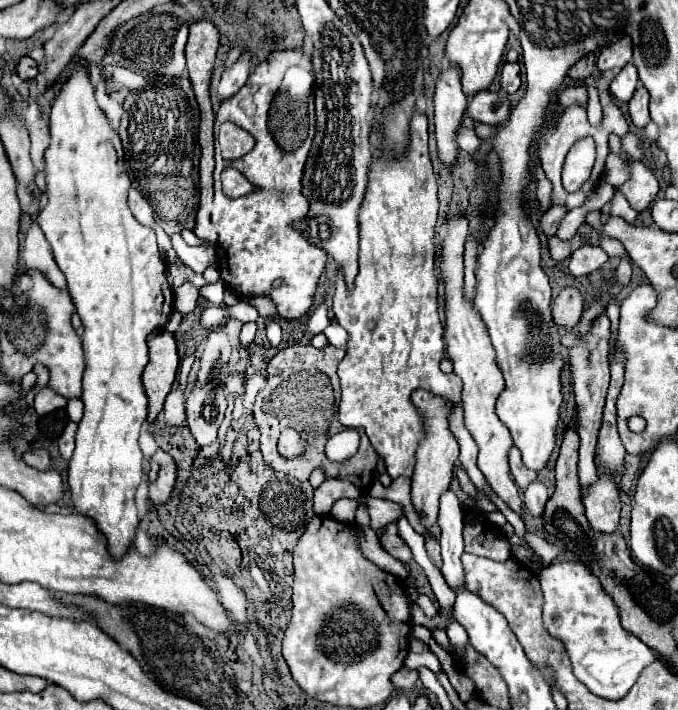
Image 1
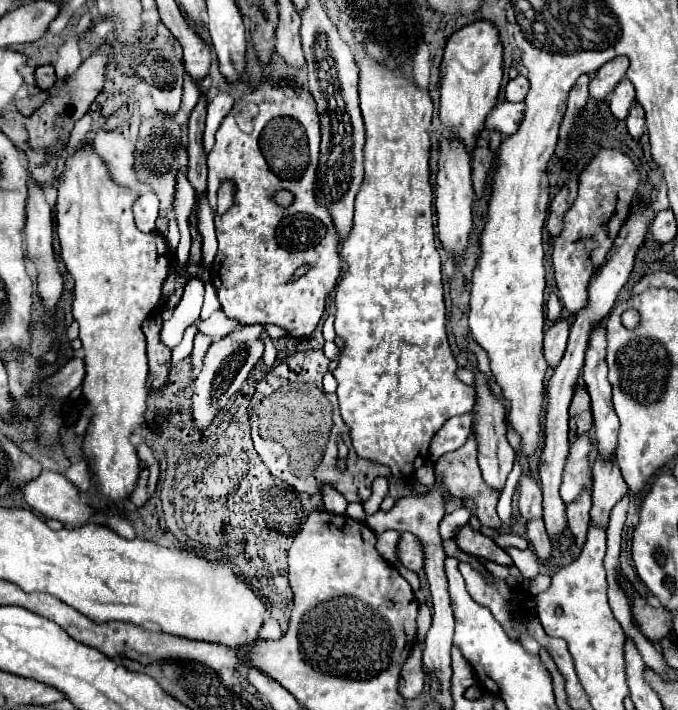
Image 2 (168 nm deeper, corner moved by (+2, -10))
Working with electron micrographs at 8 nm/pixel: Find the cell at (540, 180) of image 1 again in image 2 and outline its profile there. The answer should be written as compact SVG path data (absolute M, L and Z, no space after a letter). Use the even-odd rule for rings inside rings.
M551 293L549 295L549 298L546 303L546 318L549 323L554 323L556 320L559 319L561 311L562 311L562 306L559 301L559 298L556 294Z

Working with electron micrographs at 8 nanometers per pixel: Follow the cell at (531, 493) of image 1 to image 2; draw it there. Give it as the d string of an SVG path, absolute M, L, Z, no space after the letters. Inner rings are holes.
M534 518L530 522L526 522L526 536L528 536L528 542L534 546L534 552L538 554L540 560L548 560L550 558L550 538L546 534L546 528L544 528L544 522L542 518Z

